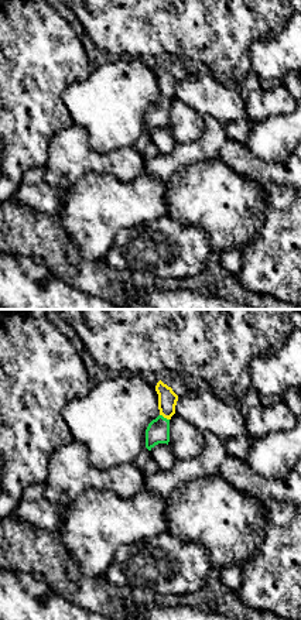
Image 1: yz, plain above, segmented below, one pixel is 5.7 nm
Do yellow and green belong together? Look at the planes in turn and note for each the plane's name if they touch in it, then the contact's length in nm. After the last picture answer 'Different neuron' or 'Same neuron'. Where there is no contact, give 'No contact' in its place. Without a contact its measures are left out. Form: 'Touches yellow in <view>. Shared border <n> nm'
Touches yellow in yz. Shared border 70 nm

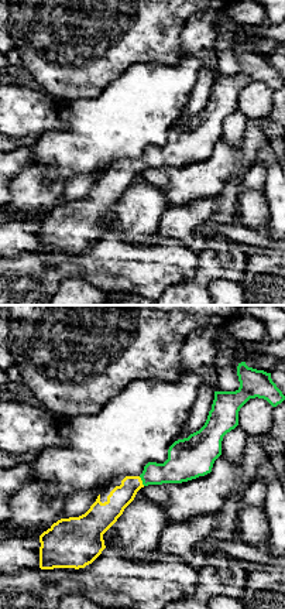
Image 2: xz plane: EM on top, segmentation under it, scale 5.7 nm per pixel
Touches yellow in xz. Shared border 70 nm

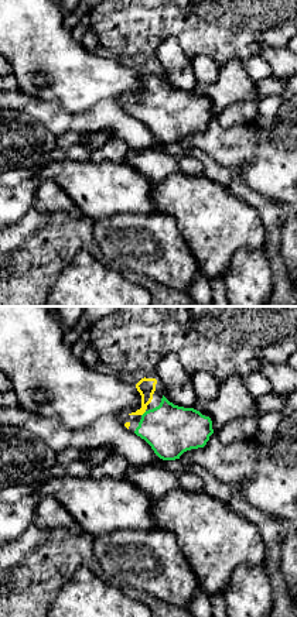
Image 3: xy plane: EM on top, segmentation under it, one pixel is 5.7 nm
Touches yellow in xy. Shared border 40 nm

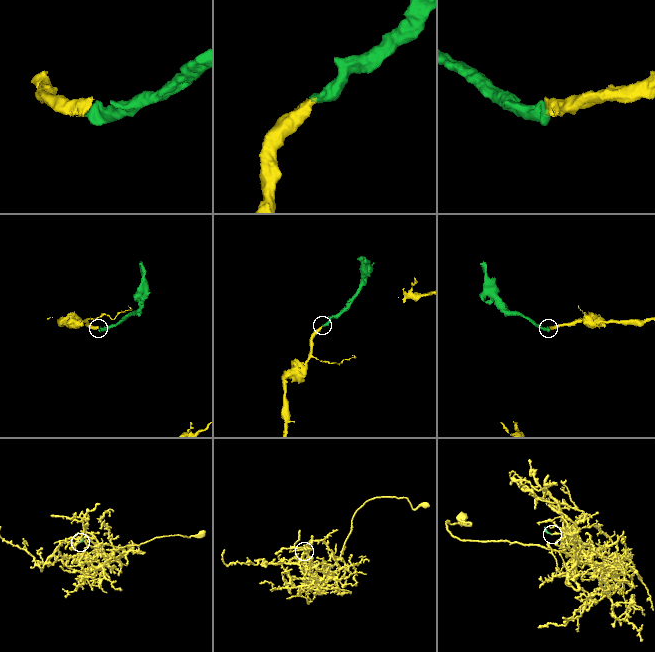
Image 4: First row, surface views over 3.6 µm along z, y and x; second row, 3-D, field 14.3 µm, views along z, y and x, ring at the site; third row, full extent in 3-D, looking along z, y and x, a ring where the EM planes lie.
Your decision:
Same neuron

